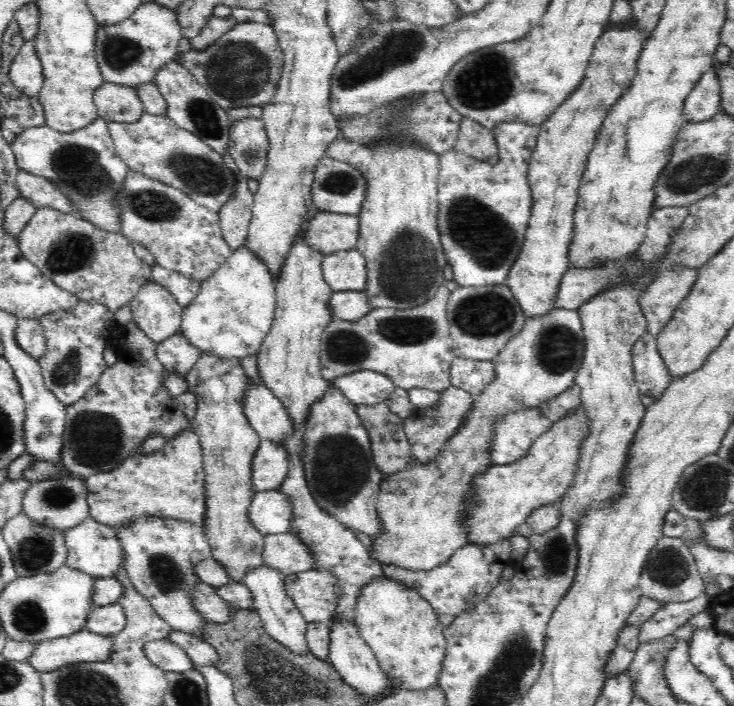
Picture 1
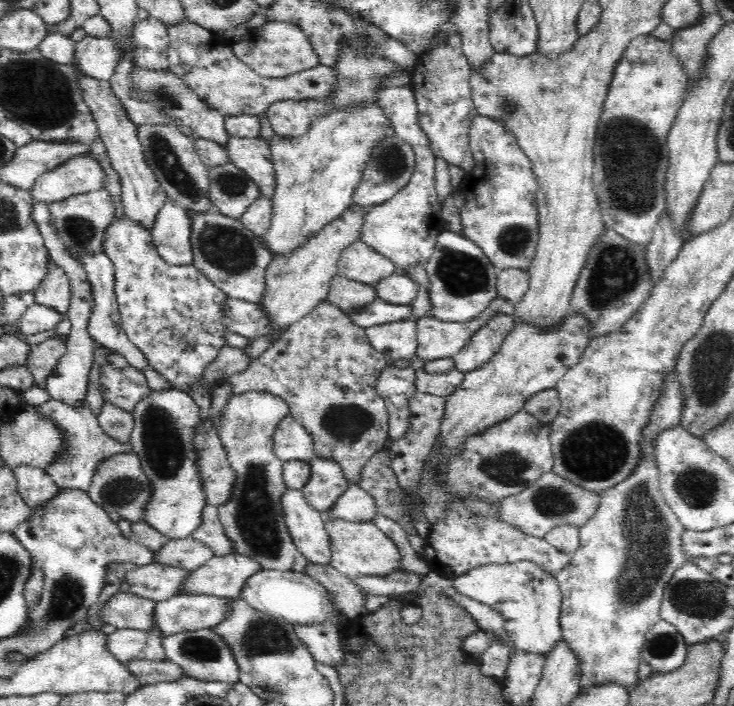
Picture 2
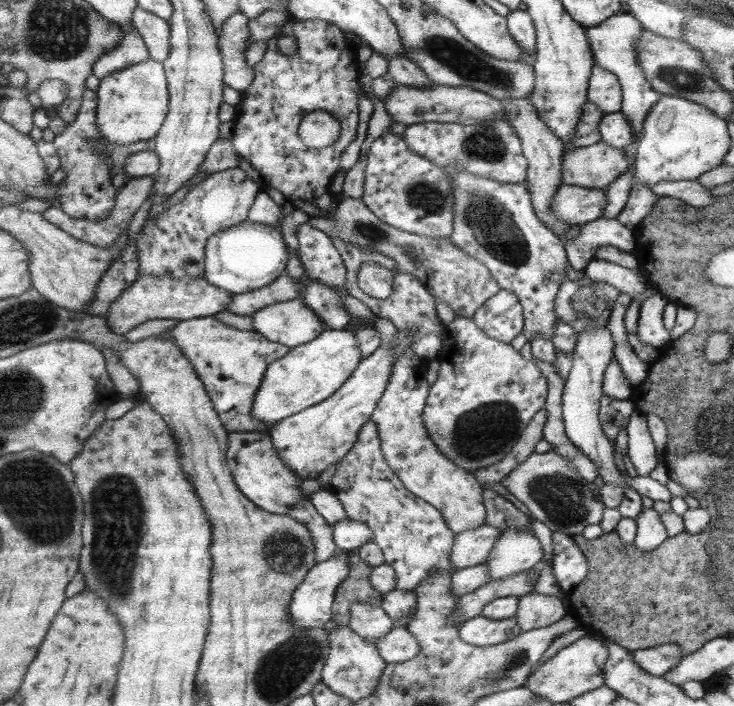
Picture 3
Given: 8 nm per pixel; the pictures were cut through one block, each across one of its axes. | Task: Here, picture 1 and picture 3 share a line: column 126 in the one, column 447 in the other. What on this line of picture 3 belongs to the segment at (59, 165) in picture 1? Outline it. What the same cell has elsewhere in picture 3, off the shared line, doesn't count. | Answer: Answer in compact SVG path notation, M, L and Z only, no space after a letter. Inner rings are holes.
M460 162L448 164L444 169L452 182L456 200L455 209L453 209L455 219L453 219L451 243L469 256L480 260L489 268L502 289L513 292L519 297L521 304L524 305L525 324L522 333L529 342L538 334L553 341L553 338L556 338L556 322L558 322L555 314L555 298L559 295L559 288L565 279L568 264L568 252L565 249L564 240L557 237L537 217L530 192L524 183L503 184L486 176L471 174Z

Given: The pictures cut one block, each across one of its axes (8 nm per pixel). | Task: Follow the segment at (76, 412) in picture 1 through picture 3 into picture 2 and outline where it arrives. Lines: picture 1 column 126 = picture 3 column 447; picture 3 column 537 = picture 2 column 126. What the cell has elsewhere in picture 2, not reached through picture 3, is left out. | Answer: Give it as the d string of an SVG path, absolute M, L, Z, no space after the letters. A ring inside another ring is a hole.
M106 362L100 366L100 374L98 374L98 391L102 393L102 401L104 401L104 403L112 403L112 405L122 409L122 411L126 413L130 413L130 415L133 414L136 405L142 399L156 393L156 391L150 388L143 372L140 372L130 364L126 364L126 366L117 366L110 362Z

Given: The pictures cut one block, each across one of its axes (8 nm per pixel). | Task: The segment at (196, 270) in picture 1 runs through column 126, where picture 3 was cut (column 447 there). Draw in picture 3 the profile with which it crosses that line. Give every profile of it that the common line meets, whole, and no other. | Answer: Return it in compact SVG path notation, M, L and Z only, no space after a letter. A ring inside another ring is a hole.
M383 133L369 148L366 183L362 199L386 224L401 231L433 239L449 239L453 235L455 209L452 182L444 167L410 149L403 134Z

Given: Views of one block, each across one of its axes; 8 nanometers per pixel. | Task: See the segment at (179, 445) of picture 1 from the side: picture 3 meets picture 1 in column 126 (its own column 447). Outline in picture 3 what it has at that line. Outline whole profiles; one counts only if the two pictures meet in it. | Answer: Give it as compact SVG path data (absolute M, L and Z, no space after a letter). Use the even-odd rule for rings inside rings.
M412 347L403 351L391 350L398 354L392 379L372 416L378 424L382 451L390 467L413 494L440 509L455 534L486 526L488 508L484 503L484 486L474 473L466 471L445 456L429 436L430 432L424 421L424 408L428 404L431 390L426 377L426 362L417 356Z

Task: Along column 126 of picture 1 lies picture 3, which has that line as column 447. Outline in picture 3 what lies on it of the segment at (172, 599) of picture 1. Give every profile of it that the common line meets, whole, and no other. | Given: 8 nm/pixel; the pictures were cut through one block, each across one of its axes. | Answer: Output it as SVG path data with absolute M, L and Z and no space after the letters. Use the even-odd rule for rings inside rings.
M371 419L360 432L355 446L337 464L337 469L328 485L328 489L337 495L343 503L347 516L353 520L369 525L376 534L376 543L384 550L385 562L397 571L397 589L418 590L426 578L436 572L450 572L454 574L452 563L452 550L456 544L456 535L449 528L448 521L440 509L435 508L420 496L413 494L400 476L390 467L384 452L378 424Z

